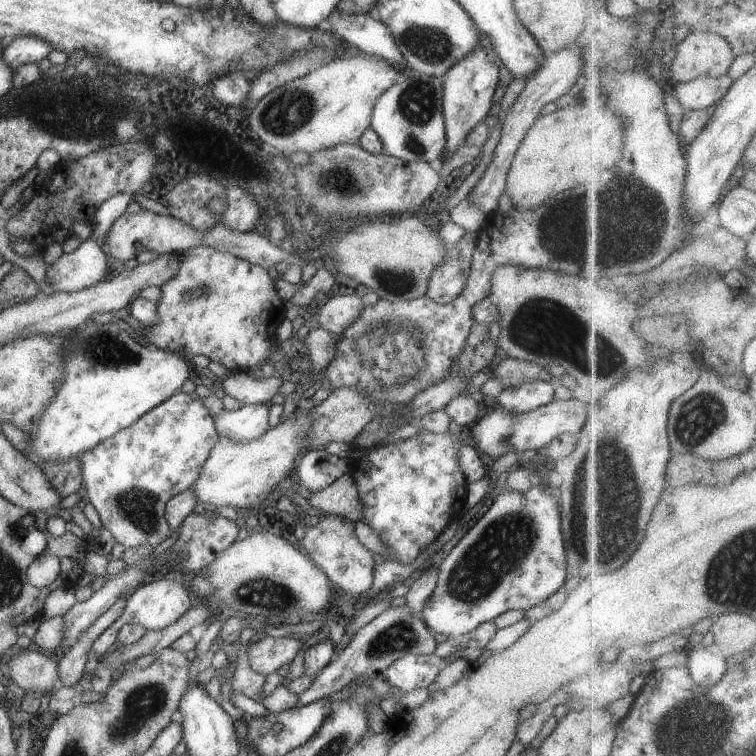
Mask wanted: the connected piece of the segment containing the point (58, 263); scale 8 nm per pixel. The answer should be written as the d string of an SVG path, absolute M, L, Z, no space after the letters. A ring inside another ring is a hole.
M88 237L73 252L63 253L53 264L47 265L46 278L52 290L73 293L92 287L107 277L108 260L94 237Z

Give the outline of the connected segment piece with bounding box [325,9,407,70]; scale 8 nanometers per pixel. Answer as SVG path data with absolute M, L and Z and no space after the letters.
M334 9L325 25L353 49L385 58L398 70L407 68L404 55L386 25L366 13L346 14Z

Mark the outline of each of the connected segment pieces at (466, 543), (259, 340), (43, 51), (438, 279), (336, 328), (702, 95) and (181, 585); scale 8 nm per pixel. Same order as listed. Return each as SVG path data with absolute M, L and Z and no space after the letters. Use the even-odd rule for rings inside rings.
M533 485L529 493L527 492L525 496L512 489L508 489L496 498L484 516L468 530L468 533L458 542L458 544L456 544L456 546L454 546L454 548L452 548L451 552L444 558L444 561L439 566L440 572L437 585L433 588L432 594L425 600L424 608L421 610L420 614L425 625L434 632L434 634L444 634L444 636L454 639L457 635L471 633L476 627L482 624L482 622L494 621L496 617L500 617L505 612L511 610L526 611L531 606L534 607L536 604L540 604L540 602L545 602L551 594L560 590L560 587L570 585L567 574L566 551L558 496L559 492L555 493L552 486L544 487L541 485L537 487Z
M199 245L179 254L180 270L161 286L161 297L155 302L158 322L152 326L142 325L141 334L157 346L173 353L188 354L191 359L195 356L206 356L212 362L218 362L229 372L250 372L266 362L279 359L278 351L283 345L277 339L279 324L285 319L284 300L278 295L275 280L270 277L265 268L253 265L244 259L239 259L229 252L216 251L212 247ZM206 288L201 296L192 295L190 302L184 300L187 290Z
M16 37L1 52L2 60L13 70L30 63L38 64L54 48L36 37Z
M466 231L460 240L446 251L444 262L434 269L433 275L428 279L425 295L430 300L440 304L448 303L464 290L479 234L479 231Z
M348 290L342 295L328 297L320 304L318 320L320 327L334 335L340 335L356 322L361 310L366 307L362 297Z
M702 75L696 80L675 85L674 94L683 108L688 111L699 111L720 102L734 86L732 75L707 77Z
M169 575L150 582L150 584L142 584L132 592L132 595L126 599L126 606L122 614L112 622L104 632L94 641L91 650L102 658L106 655L106 651L114 642L118 642L119 630L128 623L134 623L145 628L147 631L162 630L170 624L174 624L190 607L194 604L194 595L192 591L188 591L188 579L184 578L183 582L176 582L175 578L170 578Z

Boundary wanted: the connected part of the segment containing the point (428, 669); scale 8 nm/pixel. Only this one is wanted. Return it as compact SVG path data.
M435 654L406 655L384 670L382 678L388 680L391 686L396 686L407 693L430 686L445 666L443 658Z

